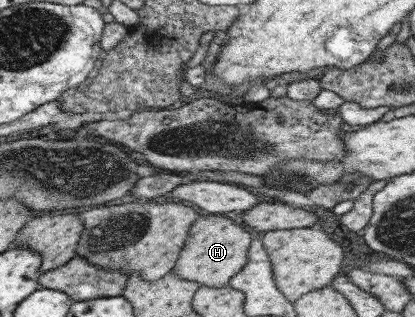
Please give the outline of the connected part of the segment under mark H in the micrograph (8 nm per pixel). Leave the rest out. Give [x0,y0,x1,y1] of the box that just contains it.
[171,213,252,288]

